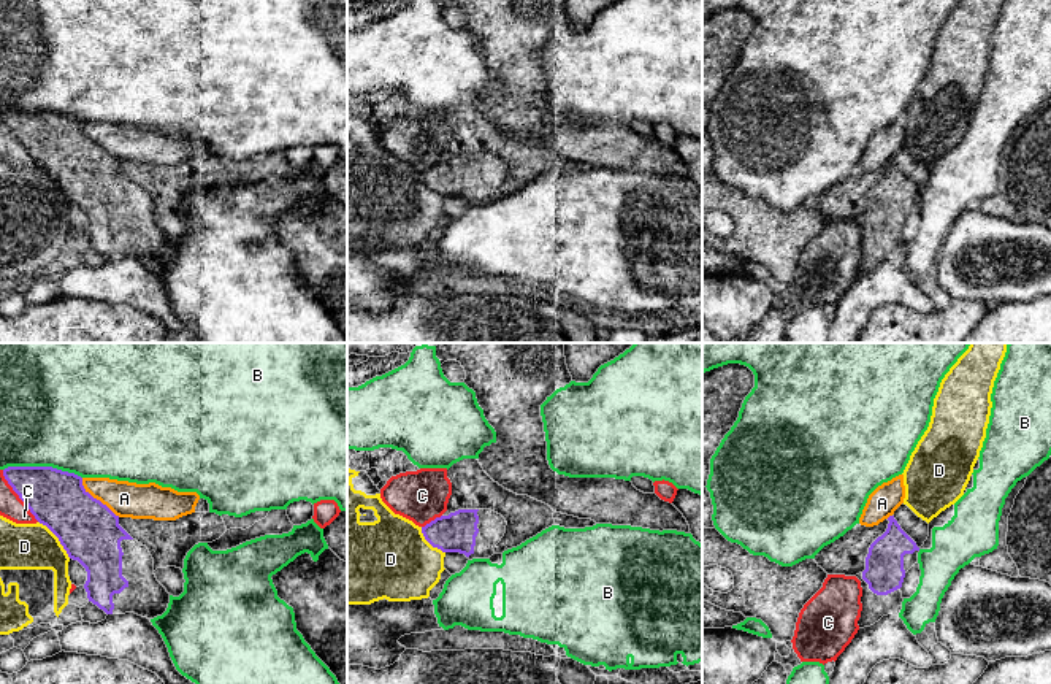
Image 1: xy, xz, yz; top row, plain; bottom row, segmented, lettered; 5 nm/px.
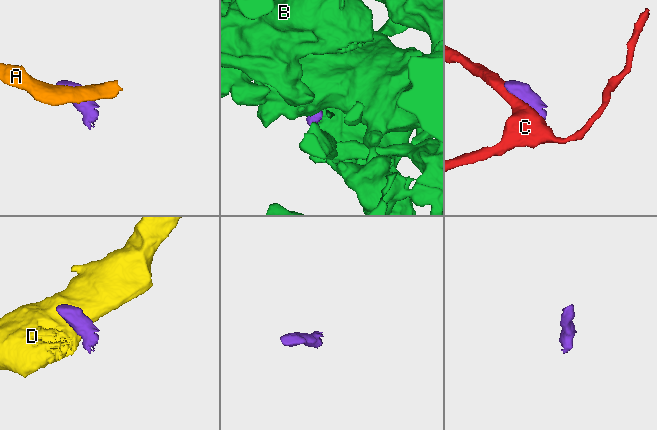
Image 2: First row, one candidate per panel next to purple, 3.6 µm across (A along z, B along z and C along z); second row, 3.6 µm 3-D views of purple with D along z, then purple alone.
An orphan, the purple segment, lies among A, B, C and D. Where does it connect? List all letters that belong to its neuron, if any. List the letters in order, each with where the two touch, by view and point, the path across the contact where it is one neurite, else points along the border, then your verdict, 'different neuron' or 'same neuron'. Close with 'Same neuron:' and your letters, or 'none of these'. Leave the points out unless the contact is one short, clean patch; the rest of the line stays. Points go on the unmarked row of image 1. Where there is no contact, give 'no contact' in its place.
A: meets purple in xy at (95, 143); different neuron
B: meets purple in xy at (43, 111); border along xy (3, 113), (56, 111), (73, 116), (81, 122); different neuron
C: meets purple in xy at (18, 138); different neuron
D: meets purple in xy at (57, 181); different neuron
Same neuron: none of these

